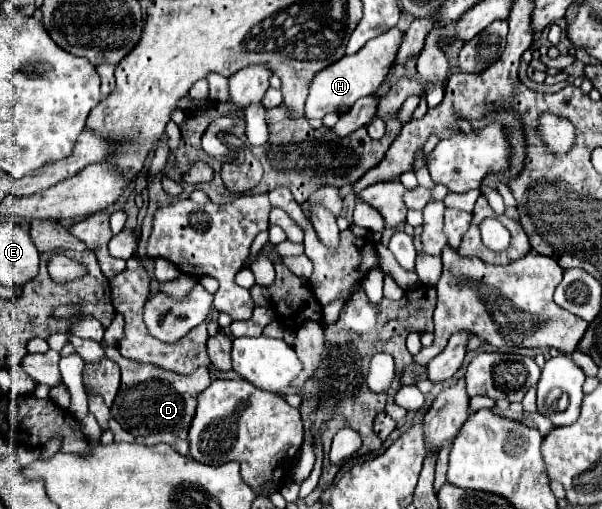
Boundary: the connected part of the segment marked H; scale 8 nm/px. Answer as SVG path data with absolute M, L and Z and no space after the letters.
M394 27L386 35L370 39L370 43L366 43L358 53L346 55L338 63L318 71L308 91L308 119L322 119L326 113L336 113L338 107L352 107L360 97L374 95L374 91L388 75L400 43L402 33Z

